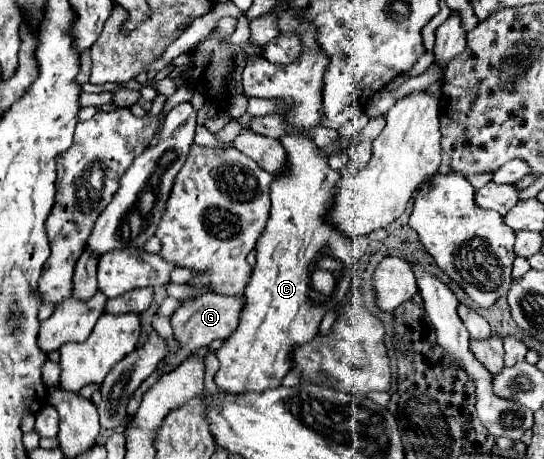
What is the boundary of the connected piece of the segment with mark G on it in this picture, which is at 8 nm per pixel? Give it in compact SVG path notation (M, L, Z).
M203 294L199 296L197 300L187 300L183 302L177 312L171 316L171 326L173 326L173 334L175 338L179 340L181 344L181 350L179 354L173 358L173 356L167 356L165 358L165 368L163 372L171 372L173 366L187 358L193 350L201 348L201 346L209 346L213 340L221 338L229 338L229 334L233 334L239 326L239 318L241 318L241 310L243 310L243 298L241 296L225 296L225 294Z

